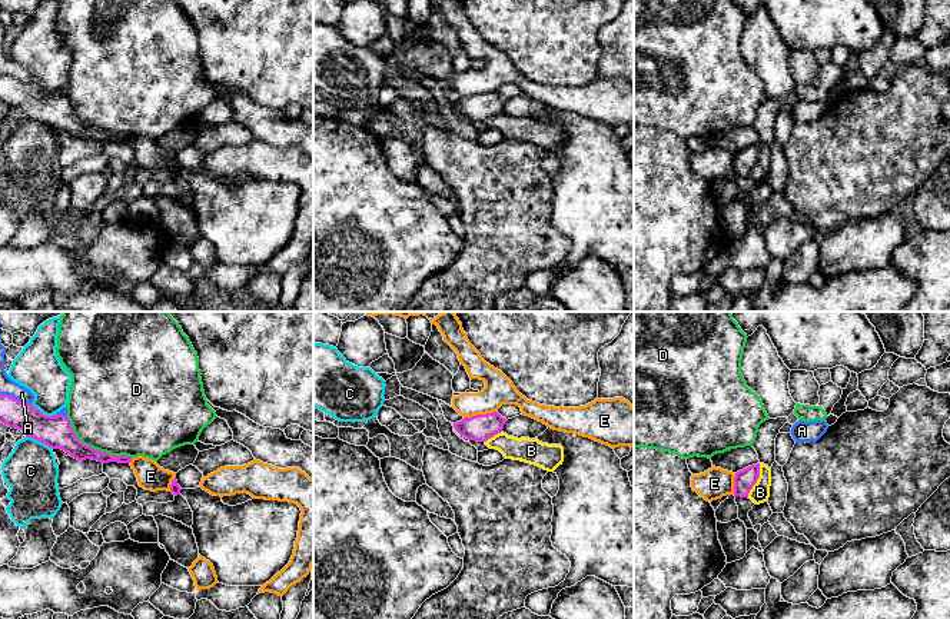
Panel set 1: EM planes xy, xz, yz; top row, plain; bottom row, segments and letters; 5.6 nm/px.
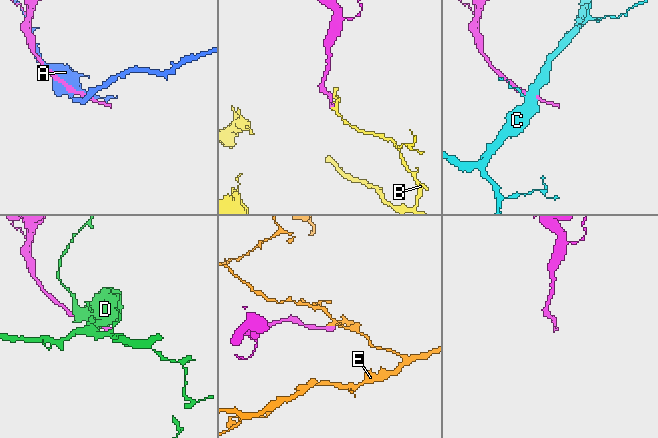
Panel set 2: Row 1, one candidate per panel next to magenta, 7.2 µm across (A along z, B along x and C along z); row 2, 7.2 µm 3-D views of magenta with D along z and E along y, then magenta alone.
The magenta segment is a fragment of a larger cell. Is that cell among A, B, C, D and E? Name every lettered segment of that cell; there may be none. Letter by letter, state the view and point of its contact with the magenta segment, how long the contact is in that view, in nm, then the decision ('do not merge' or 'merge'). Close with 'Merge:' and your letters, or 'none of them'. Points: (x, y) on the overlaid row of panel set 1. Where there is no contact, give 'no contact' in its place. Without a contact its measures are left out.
A: xy (16, 399) | 190 nm | do not merge
B: yz (757, 479) | 200 nm | do not merge
C: xy (39, 441) | 170 nm | do not merge
D: xy (95, 449) | 440 nm | do not merge
E: xz (480, 415) | 190 nm | do not merge
Merge: none of them

